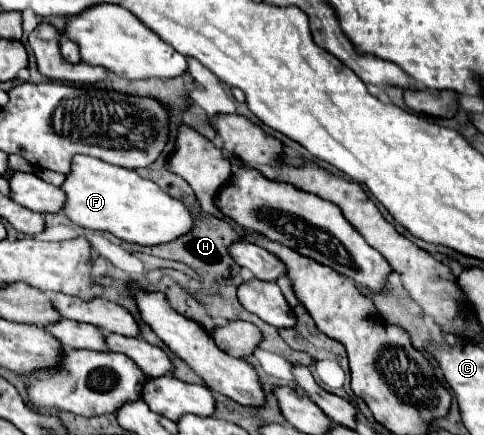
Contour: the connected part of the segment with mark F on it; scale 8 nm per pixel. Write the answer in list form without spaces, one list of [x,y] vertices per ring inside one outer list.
[[[75,155],[61,189],[67,197],[63,215],[69,221],[85,229],[107,231],[127,243],[167,243],[191,229],[191,215],[179,199],[169,197],[153,181],[139,177],[135,171],[121,169],[95,157]]]

